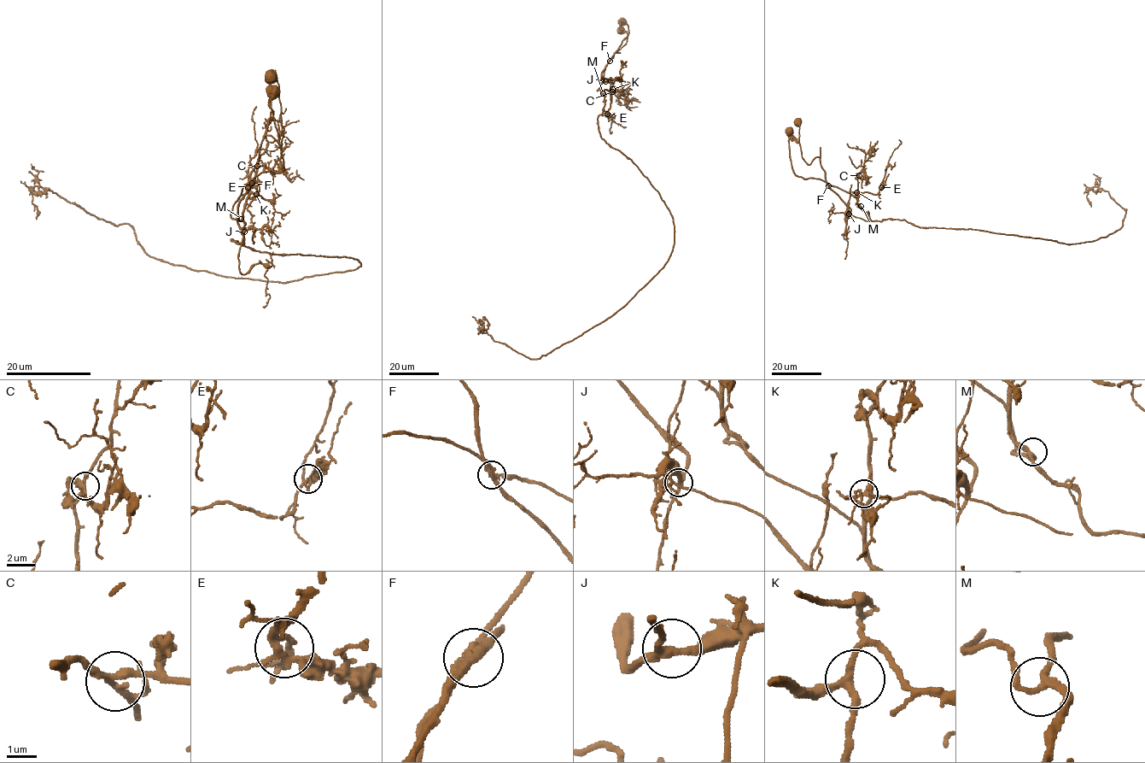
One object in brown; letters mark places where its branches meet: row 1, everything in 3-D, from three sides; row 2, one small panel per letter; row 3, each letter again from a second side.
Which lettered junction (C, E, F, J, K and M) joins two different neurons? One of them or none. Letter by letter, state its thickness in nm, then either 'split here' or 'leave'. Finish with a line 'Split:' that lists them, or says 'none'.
C: 220 nm | leave
E: 240 nm | leave
F: 320 nm | split here
J: 260 nm | leave
K: 200 nm | leave
M: 240 nm | leave
Split: F

